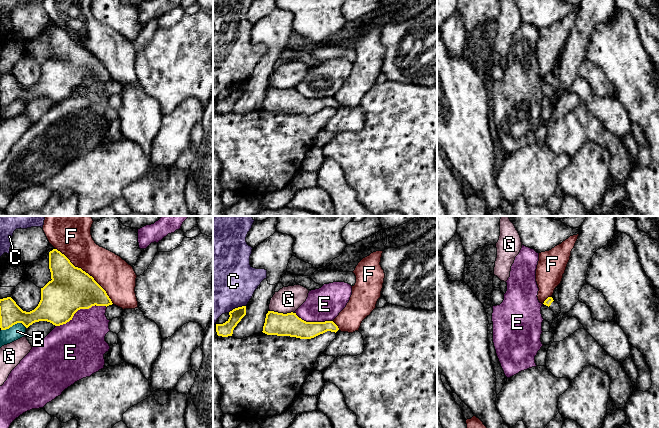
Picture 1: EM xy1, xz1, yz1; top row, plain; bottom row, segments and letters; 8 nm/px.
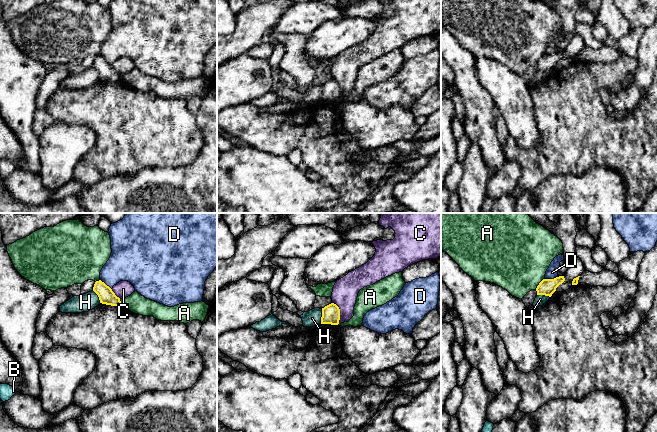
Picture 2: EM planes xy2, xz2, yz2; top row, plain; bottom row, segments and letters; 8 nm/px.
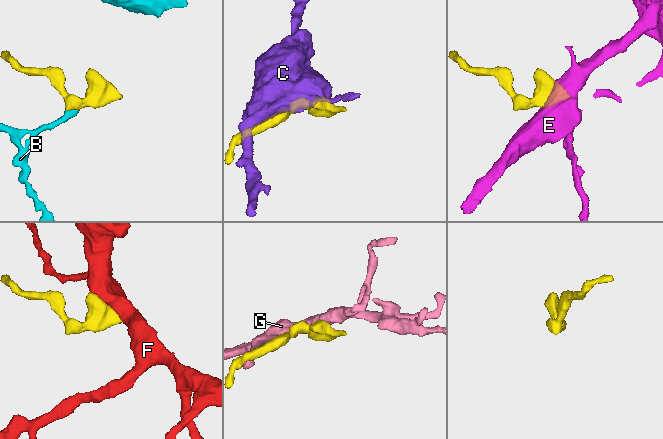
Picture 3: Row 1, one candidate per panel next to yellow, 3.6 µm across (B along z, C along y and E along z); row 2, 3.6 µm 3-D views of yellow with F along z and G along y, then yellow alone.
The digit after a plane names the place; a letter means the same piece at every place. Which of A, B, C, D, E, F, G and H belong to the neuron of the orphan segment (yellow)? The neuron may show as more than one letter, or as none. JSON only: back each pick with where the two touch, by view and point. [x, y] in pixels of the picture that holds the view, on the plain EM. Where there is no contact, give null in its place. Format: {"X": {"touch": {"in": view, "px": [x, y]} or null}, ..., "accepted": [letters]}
{"accepted": []}

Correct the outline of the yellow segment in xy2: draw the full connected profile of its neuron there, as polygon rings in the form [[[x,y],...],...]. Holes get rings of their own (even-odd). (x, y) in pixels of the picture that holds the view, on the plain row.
[[[101,56],[95,58],[93,67],[98,71],[100,79],[111,82],[122,82],[120,74]]]

